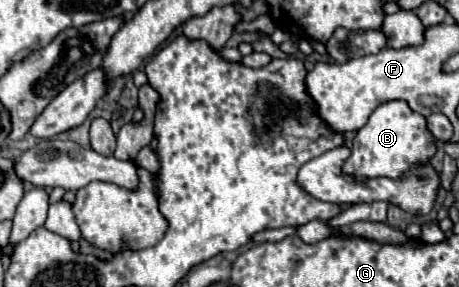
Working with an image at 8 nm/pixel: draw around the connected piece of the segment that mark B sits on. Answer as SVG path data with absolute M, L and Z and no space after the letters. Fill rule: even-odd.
M406 101L382 103L368 119L368 123L358 129L352 145L352 155L344 163L344 173L354 177L400 177L414 163L426 163L436 151L432 133L426 127L426 119L412 111Z

